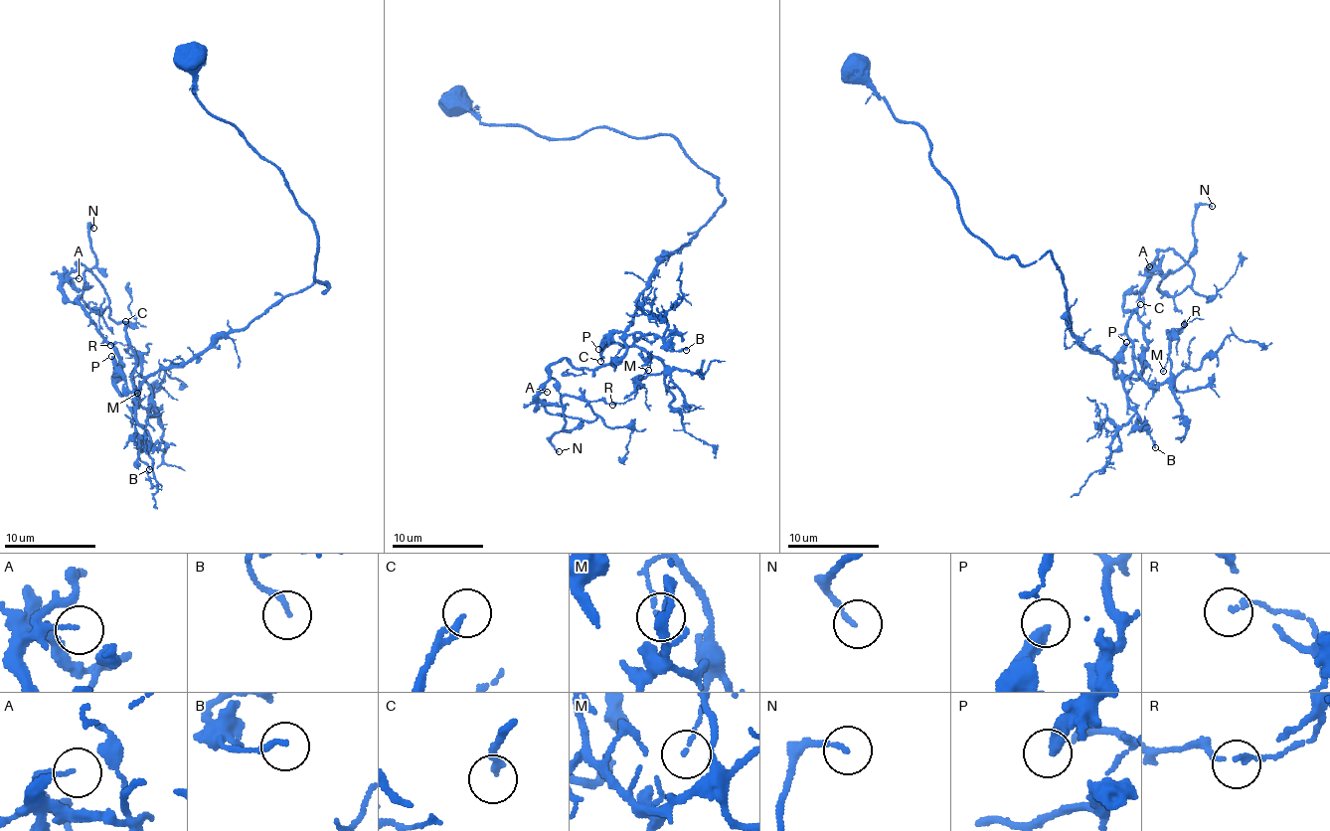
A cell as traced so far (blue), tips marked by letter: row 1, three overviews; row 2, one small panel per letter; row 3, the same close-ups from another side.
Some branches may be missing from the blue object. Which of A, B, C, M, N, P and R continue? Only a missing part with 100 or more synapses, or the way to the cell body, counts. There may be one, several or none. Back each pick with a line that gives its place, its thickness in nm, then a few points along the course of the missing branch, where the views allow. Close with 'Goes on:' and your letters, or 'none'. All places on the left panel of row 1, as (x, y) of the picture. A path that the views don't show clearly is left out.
Goes on: none

